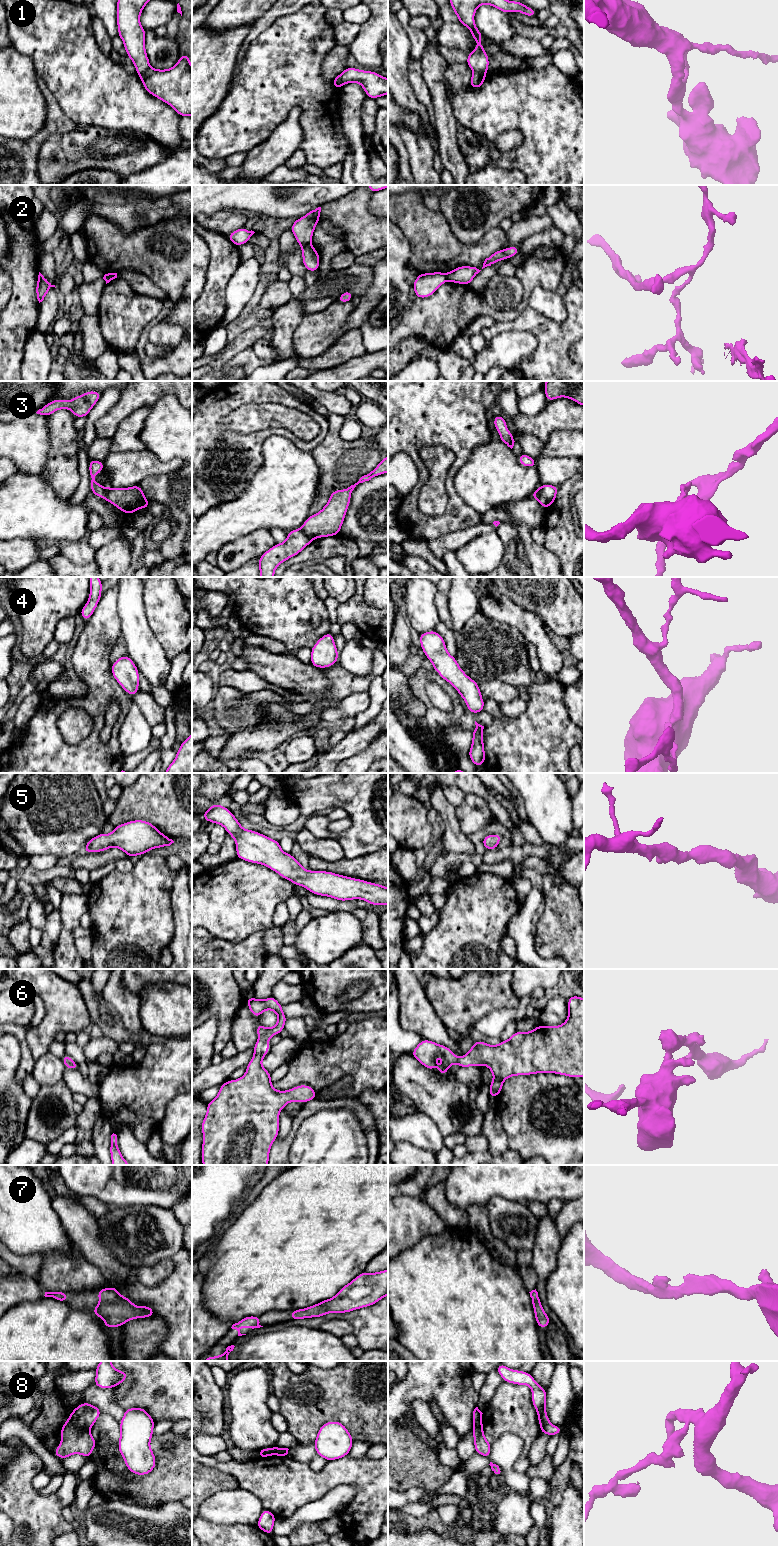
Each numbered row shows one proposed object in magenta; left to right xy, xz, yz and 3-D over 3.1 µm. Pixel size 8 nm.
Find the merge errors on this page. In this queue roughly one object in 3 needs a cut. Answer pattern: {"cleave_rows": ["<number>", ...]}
{"cleave_rows": ["1", "2", "3", "8"]}

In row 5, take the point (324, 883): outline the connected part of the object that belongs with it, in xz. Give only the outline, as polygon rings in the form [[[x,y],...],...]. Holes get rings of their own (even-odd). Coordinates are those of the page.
[[[214,802],[201,816],[207,822],[222,825],[226,829],[227,834],[234,838],[238,859],[266,866],[282,878],[291,881],[295,886],[303,885],[309,892],[315,895],[331,897],[339,901],[361,899],[375,906],[388,905],[388,887],[329,871],[306,870],[290,853],[282,851],[280,842],[257,831],[244,829],[233,813],[224,806]]]

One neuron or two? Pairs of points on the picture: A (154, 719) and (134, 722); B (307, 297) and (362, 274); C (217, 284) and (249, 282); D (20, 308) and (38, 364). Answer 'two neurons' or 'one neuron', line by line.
A: two neurons
B: one neuron
C: two neurons
D: two neurons

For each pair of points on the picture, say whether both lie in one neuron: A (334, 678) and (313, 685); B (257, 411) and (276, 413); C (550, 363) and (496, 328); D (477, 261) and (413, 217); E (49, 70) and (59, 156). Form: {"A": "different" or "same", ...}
{"A": "different", "B": "same", "C": "same", "D": "same", "E": "different"}

